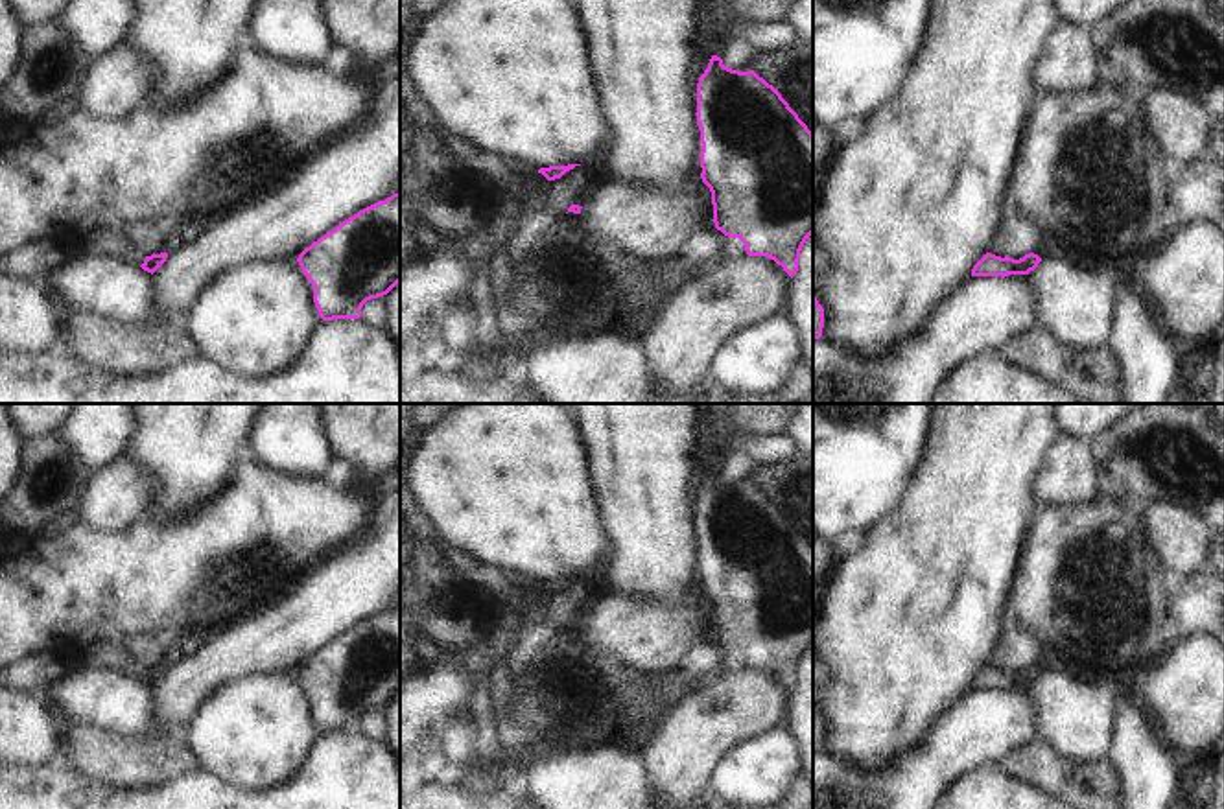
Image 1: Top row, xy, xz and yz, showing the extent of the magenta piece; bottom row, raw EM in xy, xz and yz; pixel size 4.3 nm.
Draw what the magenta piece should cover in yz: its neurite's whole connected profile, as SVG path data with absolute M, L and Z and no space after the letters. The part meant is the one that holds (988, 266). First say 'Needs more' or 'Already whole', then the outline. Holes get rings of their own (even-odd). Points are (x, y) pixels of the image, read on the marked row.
Already whole. M986 252L971 269L971 276L1008 276L1008 275L1029 275L1038 267L1042 258L1034 252L1025 254L1019 260L1001 258Z

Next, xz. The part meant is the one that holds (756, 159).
Already whole. M712 55L697 83L697 125L700 129L700 179L712 192L713 223L728 238L739 238L748 256L774 260L789 276L798 271L800 251L813 234L813 133L754 70L739 72Z

